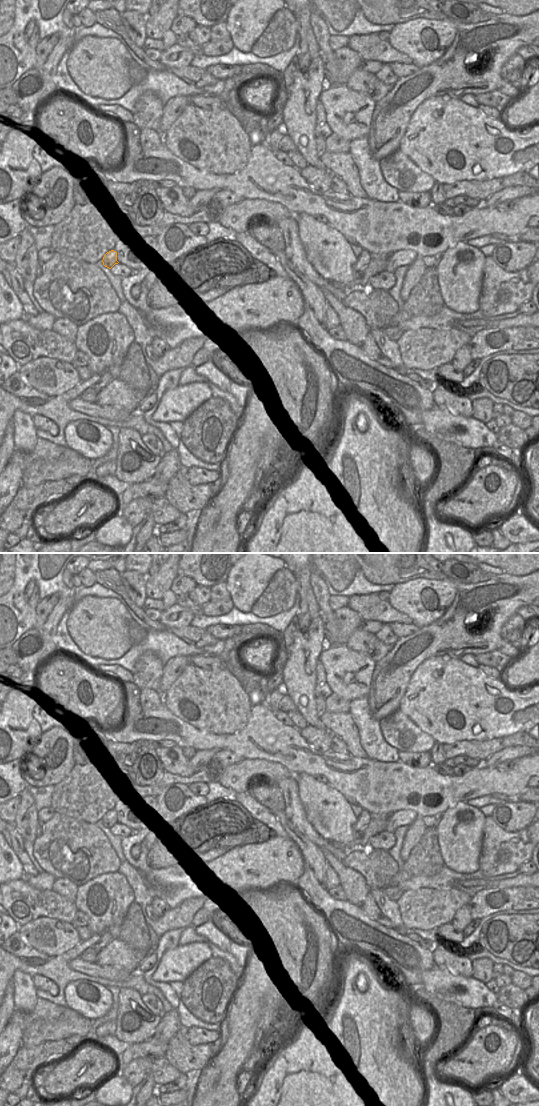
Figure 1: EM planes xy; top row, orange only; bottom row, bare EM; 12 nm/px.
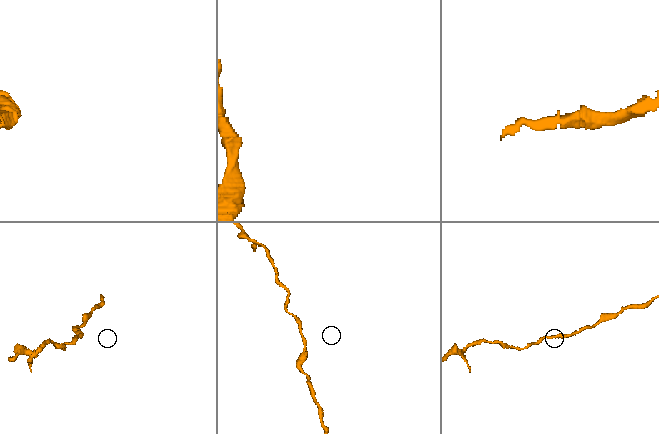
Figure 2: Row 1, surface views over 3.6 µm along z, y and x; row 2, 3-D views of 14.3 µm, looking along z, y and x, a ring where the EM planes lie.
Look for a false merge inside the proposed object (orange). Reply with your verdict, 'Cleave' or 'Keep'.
Keep.

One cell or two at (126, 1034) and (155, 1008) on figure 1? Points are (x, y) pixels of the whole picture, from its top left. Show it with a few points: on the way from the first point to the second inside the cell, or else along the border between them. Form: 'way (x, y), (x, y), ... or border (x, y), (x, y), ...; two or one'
border (140, 996), (146, 1007), (160, 1018); two

